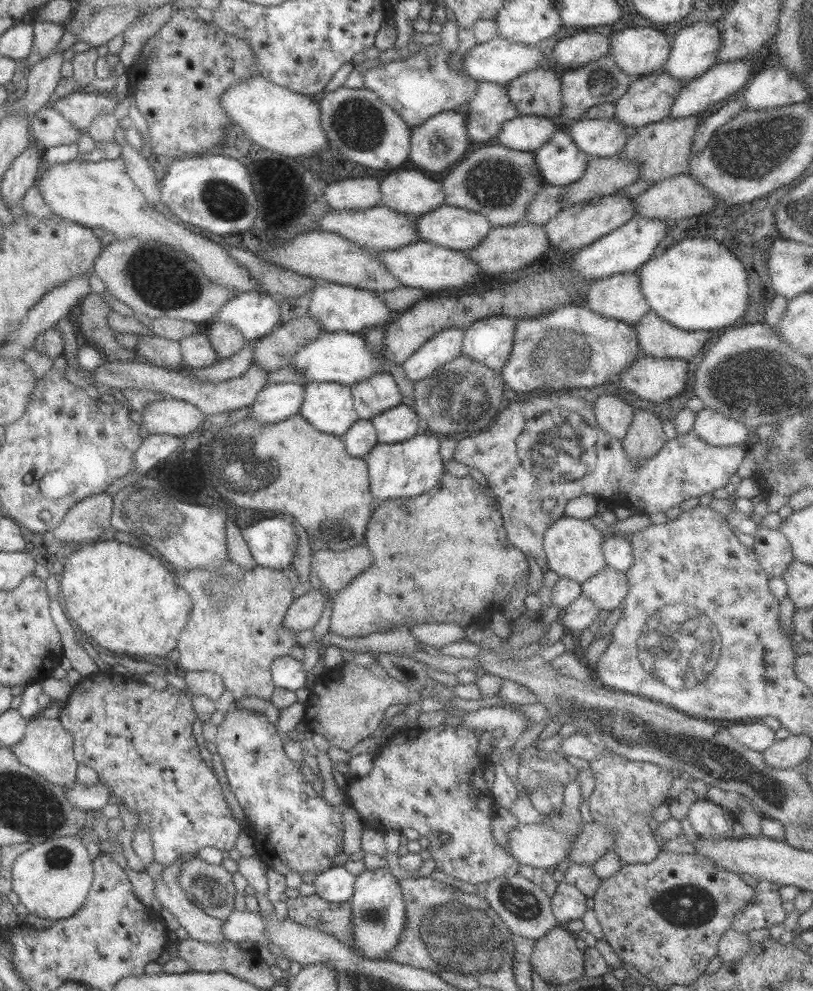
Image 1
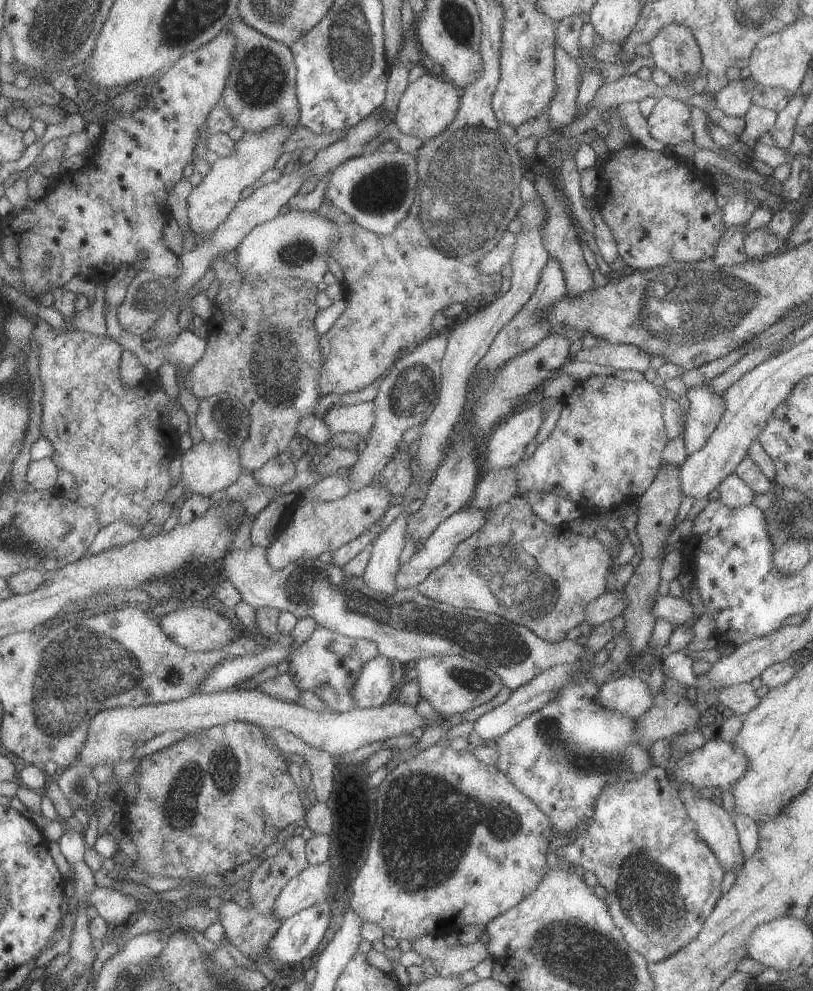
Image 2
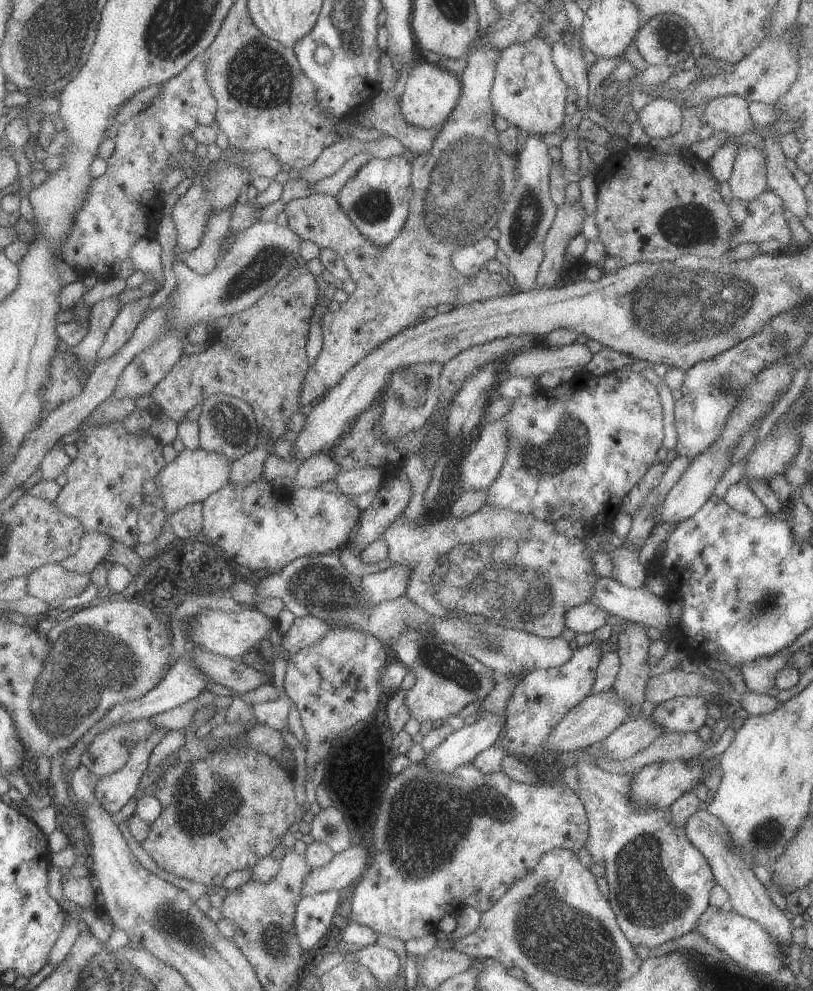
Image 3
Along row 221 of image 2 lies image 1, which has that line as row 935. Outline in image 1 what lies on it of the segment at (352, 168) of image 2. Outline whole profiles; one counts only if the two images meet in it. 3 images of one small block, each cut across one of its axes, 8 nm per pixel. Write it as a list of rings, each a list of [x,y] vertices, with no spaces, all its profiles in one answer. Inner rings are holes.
[[[385,866],[377,870],[365,870],[355,877],[349,902],[353,926],[351,952],[361,959],[390,960],[389,954],[399,942],[406,923],[403,895],[398,880],[385,870]]]

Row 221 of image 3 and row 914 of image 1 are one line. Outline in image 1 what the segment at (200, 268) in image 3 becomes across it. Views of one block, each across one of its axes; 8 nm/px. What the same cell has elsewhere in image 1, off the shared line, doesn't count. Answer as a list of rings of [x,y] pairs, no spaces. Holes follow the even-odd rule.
[[[195,855],[181,864],[177,880],[195,906],[210,917],[224,921],[234,909],[231,876],[221,865],[207,864]]]

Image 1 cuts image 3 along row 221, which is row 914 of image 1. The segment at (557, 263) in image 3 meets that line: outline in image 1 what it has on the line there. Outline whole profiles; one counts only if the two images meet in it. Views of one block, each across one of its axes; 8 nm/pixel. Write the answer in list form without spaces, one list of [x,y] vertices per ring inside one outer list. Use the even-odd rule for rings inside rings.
[[[559,882],[555,888],[551,901],[551,912],[559,924],[568,920],[577,920],[587,910],[587,897],[577,887],[569,883]]]

